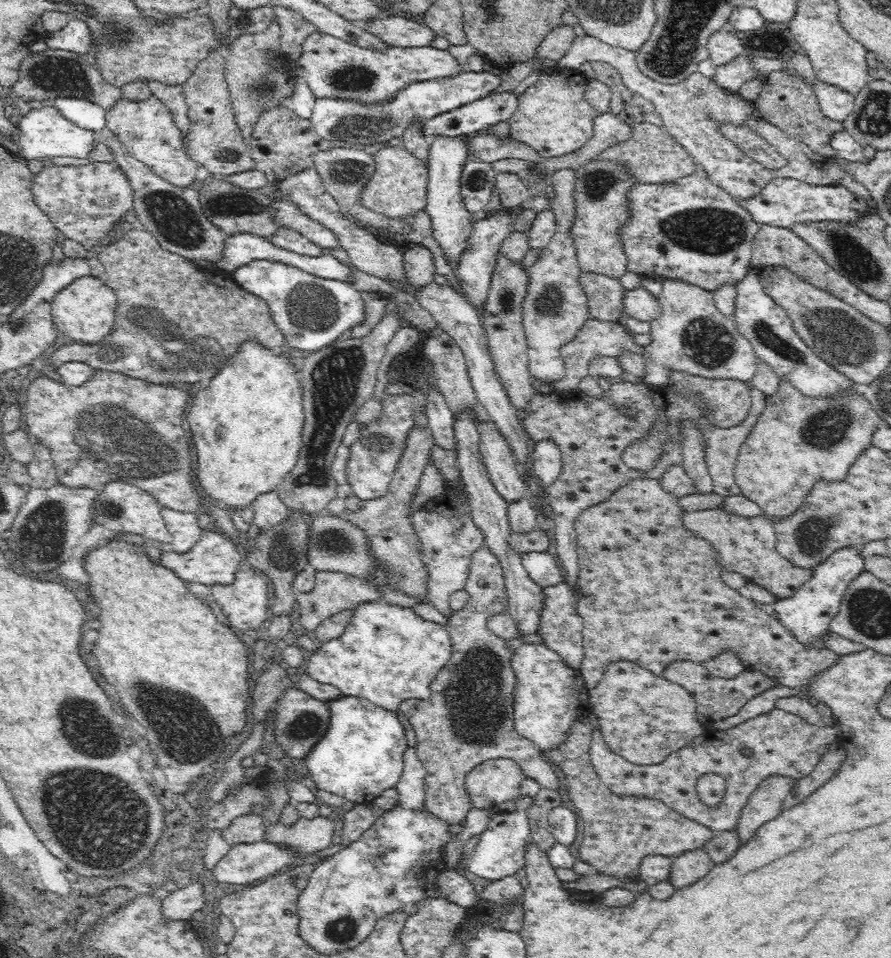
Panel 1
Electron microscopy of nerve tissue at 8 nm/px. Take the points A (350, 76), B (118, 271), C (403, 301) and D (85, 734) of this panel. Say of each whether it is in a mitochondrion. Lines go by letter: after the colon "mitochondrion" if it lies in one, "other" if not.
A: mitochondrion
B: other
C: other
D: mitochondrion

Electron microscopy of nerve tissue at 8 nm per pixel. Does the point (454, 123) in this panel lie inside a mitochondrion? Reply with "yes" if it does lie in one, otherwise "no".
no

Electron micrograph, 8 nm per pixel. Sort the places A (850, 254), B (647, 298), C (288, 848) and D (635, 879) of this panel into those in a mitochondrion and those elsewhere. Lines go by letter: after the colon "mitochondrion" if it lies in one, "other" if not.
A: mitochondrion
B: other
C: other
D: other

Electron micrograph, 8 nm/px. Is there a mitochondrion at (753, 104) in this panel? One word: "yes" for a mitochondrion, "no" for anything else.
no

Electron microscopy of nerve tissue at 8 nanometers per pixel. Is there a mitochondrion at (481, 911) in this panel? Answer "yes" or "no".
no

